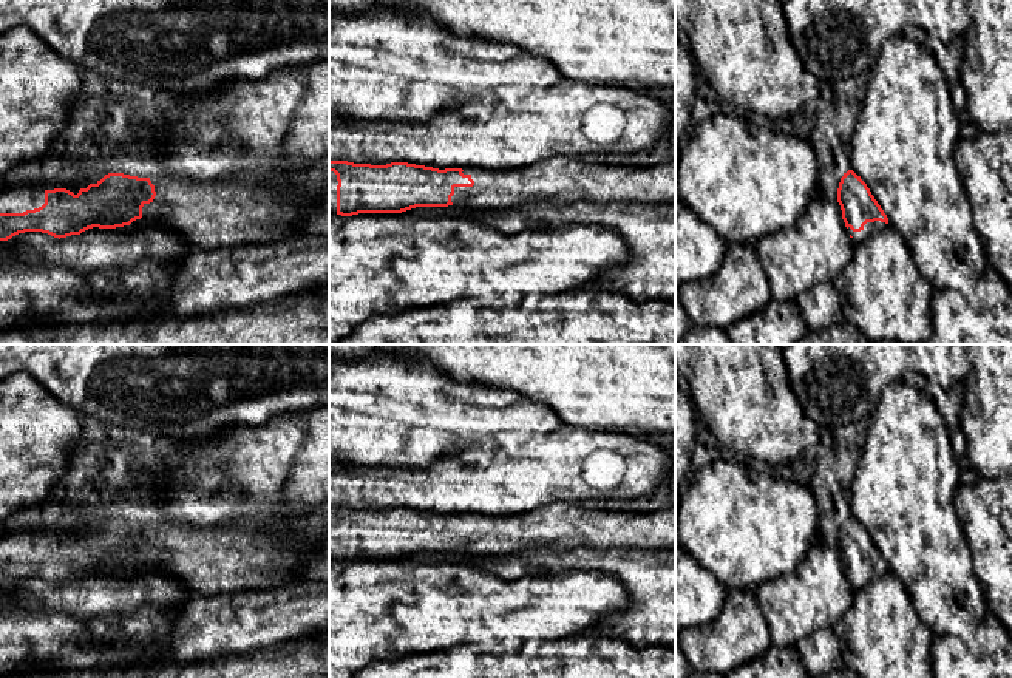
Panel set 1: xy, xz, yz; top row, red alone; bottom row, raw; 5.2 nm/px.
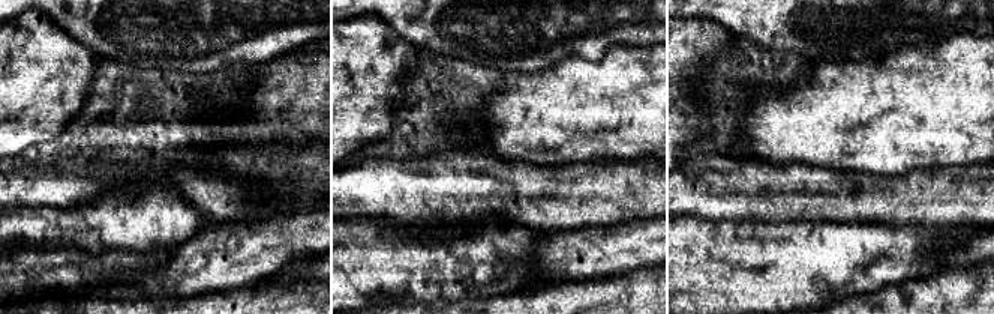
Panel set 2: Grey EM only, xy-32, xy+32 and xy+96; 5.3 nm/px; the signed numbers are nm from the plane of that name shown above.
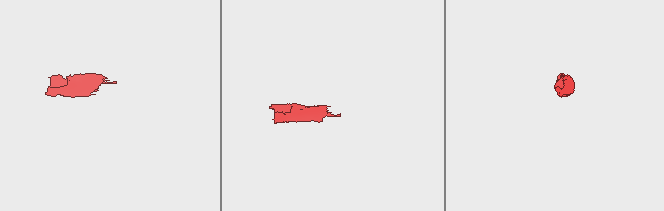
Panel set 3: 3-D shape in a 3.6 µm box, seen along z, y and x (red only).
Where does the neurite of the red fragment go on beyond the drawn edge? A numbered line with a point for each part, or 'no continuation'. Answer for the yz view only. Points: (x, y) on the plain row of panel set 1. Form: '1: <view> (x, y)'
1: yz (870, 575)

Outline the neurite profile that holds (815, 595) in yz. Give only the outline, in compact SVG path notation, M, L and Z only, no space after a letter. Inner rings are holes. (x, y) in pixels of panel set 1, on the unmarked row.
M819 531L796 568L752 592L774 647L794 647L816 630L833 629L851 607L856 593L839 548L825 544Z

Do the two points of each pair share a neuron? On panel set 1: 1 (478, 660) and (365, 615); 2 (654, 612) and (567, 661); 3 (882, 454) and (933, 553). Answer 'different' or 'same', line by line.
1: different
2: different
3: same

